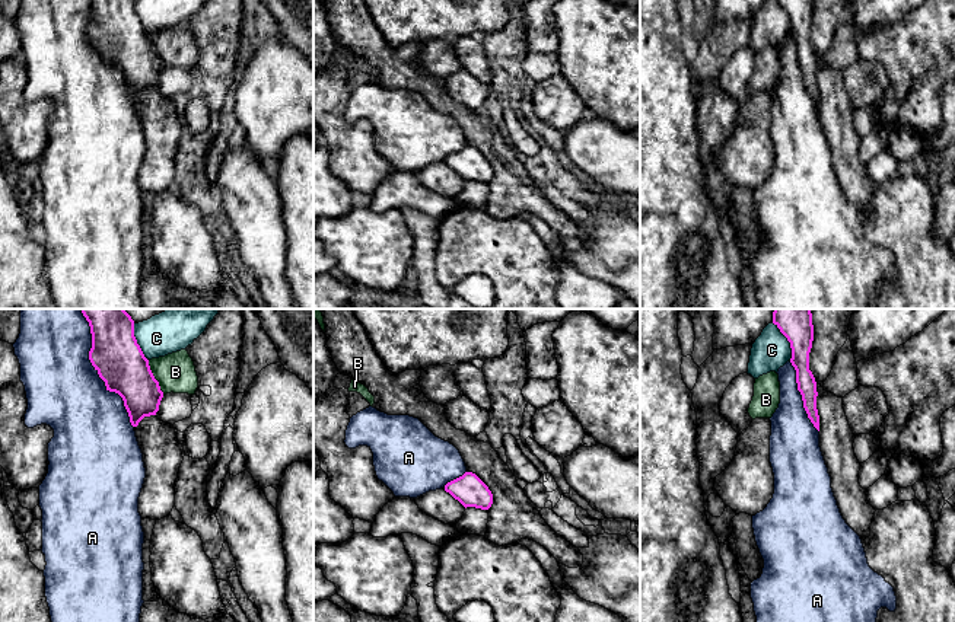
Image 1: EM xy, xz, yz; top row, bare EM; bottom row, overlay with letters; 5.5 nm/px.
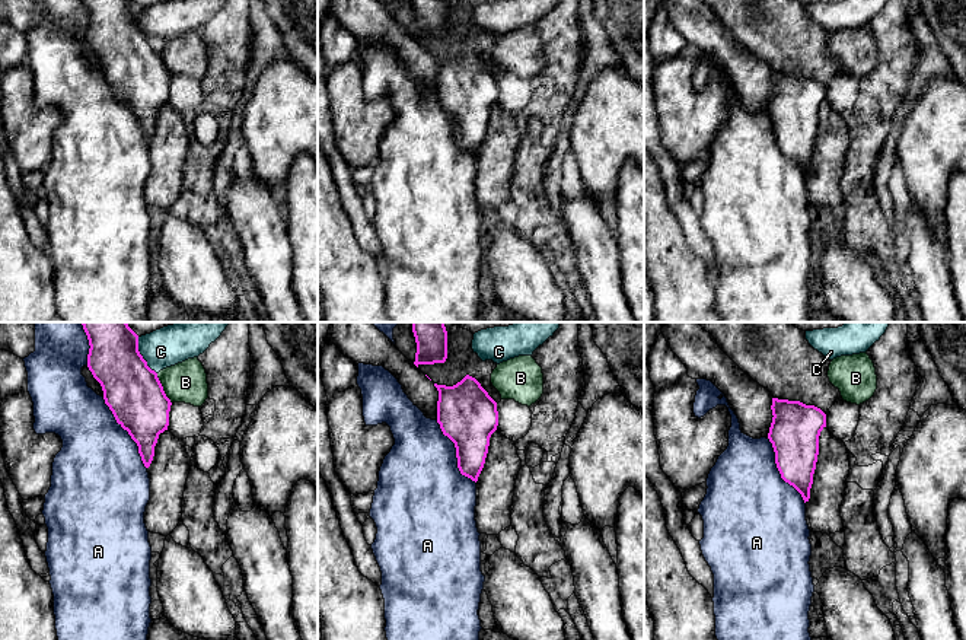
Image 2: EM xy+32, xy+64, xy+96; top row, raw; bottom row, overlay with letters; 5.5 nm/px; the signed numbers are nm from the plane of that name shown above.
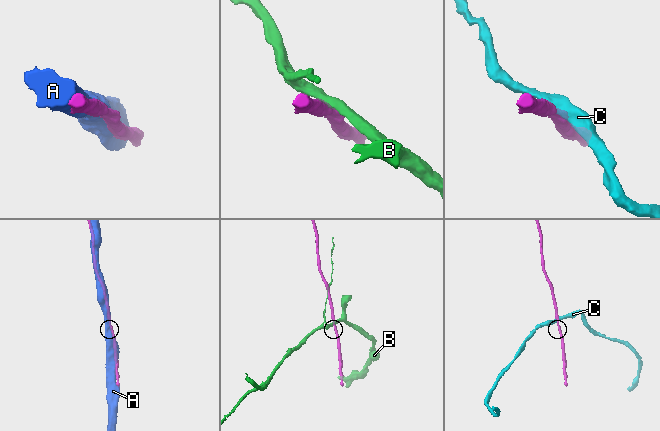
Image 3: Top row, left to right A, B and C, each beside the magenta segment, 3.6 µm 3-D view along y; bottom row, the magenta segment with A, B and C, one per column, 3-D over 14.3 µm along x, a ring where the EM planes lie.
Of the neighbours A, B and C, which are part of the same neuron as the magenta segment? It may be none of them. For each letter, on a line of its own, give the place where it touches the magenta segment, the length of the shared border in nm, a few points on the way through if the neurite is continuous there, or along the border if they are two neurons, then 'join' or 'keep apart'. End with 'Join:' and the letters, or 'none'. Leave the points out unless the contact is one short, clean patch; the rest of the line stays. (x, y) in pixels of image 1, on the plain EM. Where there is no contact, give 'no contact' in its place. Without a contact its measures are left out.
A: contact xy (101, 51); length 600 nm; join
B: contact xy (153, 51); length 220 nm; border xy (147, 34), (149, 42), (164, 67); keep apart
C: contact yz (790, 18); length 200 nm; border yz (776, 0), (789, 16), (790, 34); keep apart
Join: A

